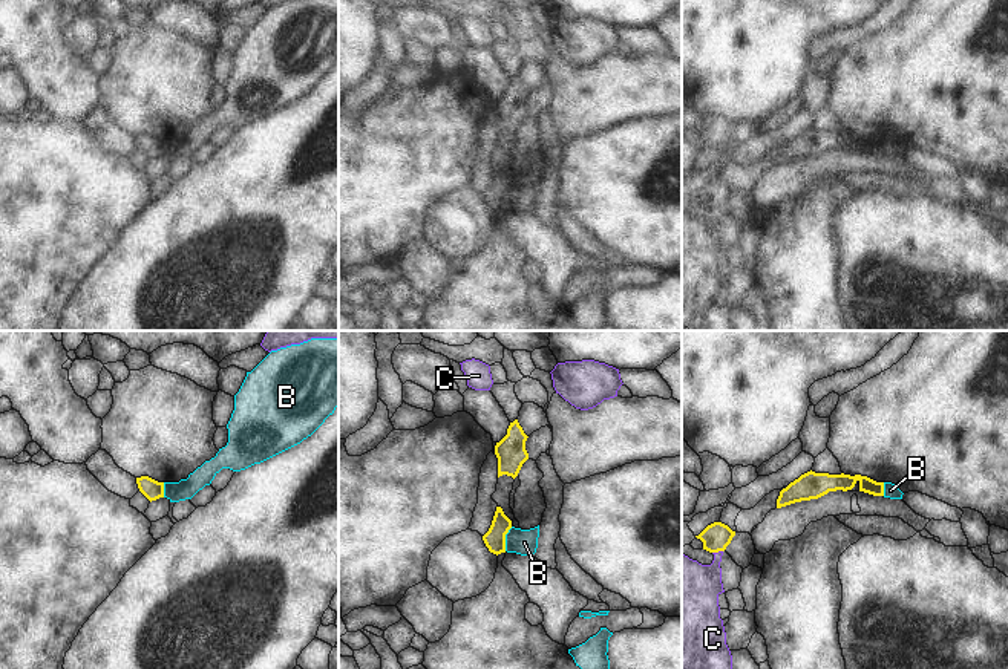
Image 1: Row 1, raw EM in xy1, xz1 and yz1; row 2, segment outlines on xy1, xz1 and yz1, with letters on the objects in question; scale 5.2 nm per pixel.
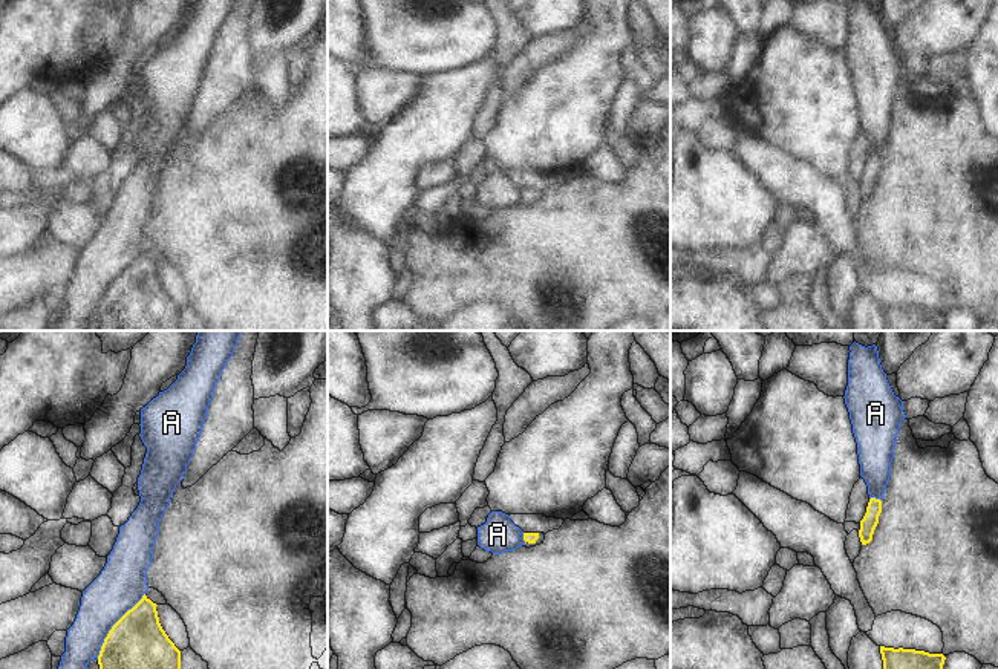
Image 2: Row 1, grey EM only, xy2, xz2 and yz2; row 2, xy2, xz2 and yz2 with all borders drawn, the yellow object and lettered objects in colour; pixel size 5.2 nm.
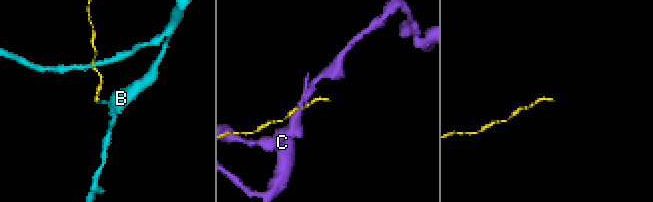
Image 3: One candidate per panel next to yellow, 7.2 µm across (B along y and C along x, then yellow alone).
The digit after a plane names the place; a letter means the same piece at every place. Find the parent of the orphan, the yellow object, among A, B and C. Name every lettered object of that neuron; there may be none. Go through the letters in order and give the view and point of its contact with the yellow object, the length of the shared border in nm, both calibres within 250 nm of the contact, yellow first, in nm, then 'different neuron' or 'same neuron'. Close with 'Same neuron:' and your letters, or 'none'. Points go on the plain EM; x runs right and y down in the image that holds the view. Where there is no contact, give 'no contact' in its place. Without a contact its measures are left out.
A: meets yellow in xy2 at (112, 283); contact 440 nm long; 420 nm thick on the yellow side, 260 nm on the other; different neuron
B: meets yellow in xz1 at (504, 196); contact 130 nm long; 110 nm thick on the yellow side, 140 nm on the other; different neuron
C: meets yellow in yz1 at (717, 208); contact 60 nm long; 150 nm thick on the yellow side, 300 nm on the other; different neuron
Same neuron: none

